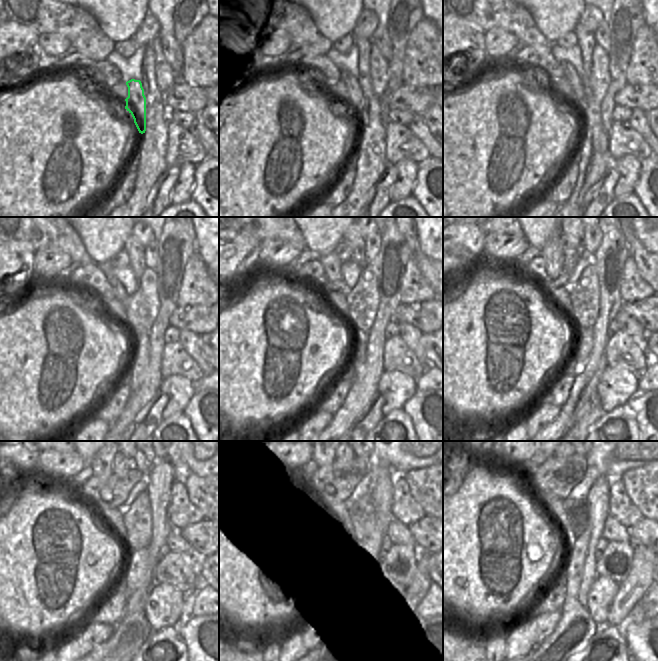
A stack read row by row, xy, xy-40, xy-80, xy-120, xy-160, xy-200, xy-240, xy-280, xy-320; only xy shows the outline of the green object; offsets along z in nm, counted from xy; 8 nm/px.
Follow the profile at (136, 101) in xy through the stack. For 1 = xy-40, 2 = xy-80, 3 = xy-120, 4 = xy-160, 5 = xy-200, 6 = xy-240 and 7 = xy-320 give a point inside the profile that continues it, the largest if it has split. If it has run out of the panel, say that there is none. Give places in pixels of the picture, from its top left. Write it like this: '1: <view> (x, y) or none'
1: xy-40 (355, 100)
2: xy-80 (579, 100)
3: xy-120 (121, 295)
4: xy-160 (331, 263)
5: xy-200 (552, 253)
6: xy-240 (101, 463)
7: xy-320 (536, 461)

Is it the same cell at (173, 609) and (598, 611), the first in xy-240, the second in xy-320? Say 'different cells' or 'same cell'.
same cell

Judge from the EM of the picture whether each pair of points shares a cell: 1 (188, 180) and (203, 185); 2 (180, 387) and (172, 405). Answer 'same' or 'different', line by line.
1: different
2: same

